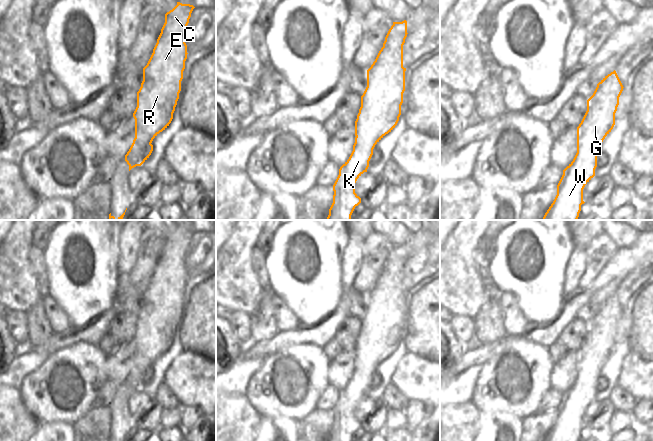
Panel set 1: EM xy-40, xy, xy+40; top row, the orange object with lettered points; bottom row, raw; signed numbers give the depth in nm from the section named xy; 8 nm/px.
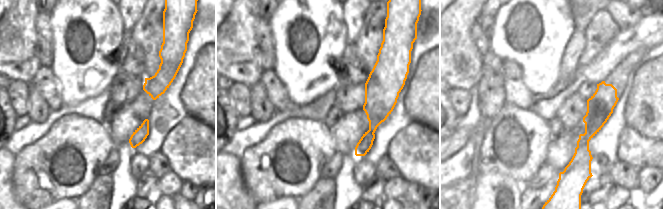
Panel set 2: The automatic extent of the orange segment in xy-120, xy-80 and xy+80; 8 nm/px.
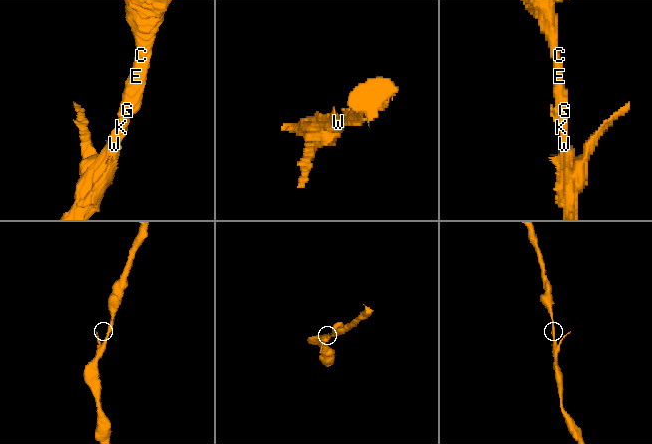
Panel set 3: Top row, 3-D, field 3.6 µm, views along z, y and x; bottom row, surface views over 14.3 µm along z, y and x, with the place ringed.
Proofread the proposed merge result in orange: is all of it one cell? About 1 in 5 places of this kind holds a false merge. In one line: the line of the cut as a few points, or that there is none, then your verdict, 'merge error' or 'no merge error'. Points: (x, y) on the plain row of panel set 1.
no cut; no merge error

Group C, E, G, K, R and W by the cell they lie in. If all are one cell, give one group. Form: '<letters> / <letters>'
C E G K R W

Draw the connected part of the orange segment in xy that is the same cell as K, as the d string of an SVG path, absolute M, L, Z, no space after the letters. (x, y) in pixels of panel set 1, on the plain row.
M406 244L393 246L383 271L367 294L367 311L361 320L361 331L355 345L353 375L339 393L328 441L351 441L355 431L361 427L361 422L355 417L356 405L367 396L375 369L399 345L405 315L403 269L407 258Z

